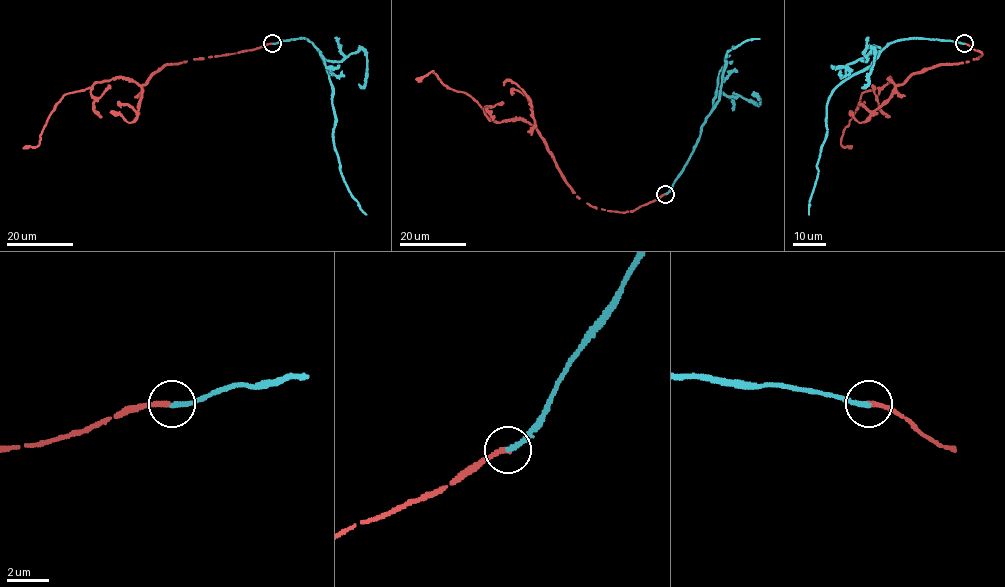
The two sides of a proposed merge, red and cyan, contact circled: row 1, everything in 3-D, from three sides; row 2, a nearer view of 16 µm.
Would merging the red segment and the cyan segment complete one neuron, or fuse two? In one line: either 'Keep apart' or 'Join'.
Join

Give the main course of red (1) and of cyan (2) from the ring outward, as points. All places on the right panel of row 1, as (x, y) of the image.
1: (964, 44), (981, 56), (923, 68), (898, 85), (890, 77), (862, 92), (843, 131), (841, 143), (849, 148)
2: (964, 44), (898, 39), (833, 91), (809, 215)

